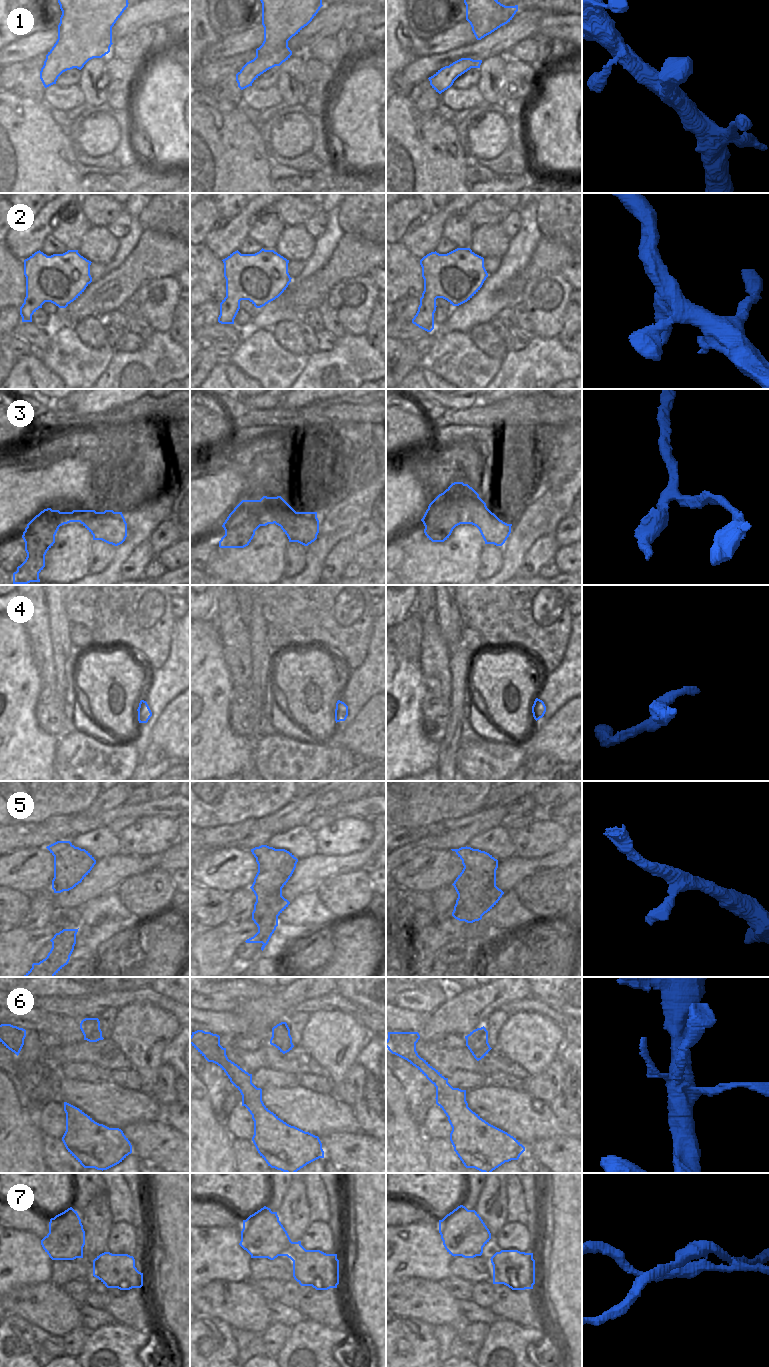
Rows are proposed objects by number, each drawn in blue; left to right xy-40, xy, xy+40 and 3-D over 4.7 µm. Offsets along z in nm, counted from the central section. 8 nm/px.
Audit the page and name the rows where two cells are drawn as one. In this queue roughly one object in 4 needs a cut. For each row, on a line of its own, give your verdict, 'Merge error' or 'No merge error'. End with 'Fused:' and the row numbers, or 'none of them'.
1: No merge error
2: No merge error
3: Merge error
4: No merge error
5: No merge error
6: No merge error
7: Merge error
Fused: 3, 7

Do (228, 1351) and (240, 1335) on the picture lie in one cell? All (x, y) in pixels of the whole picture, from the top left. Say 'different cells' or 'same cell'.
different cells

